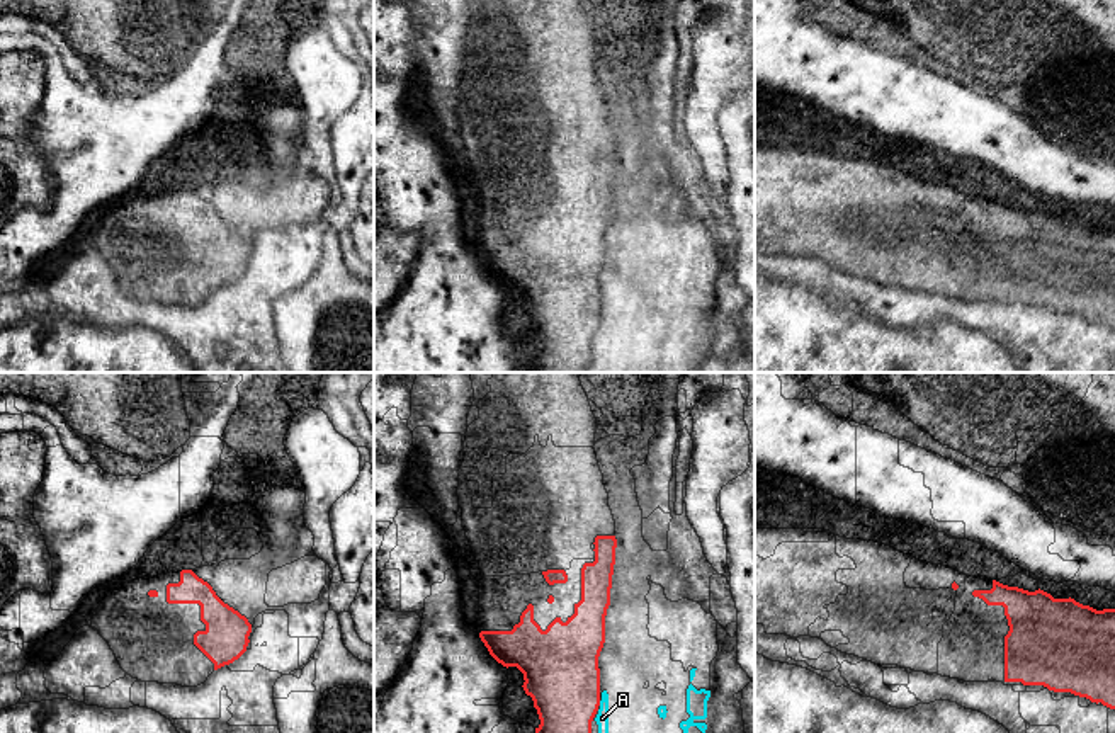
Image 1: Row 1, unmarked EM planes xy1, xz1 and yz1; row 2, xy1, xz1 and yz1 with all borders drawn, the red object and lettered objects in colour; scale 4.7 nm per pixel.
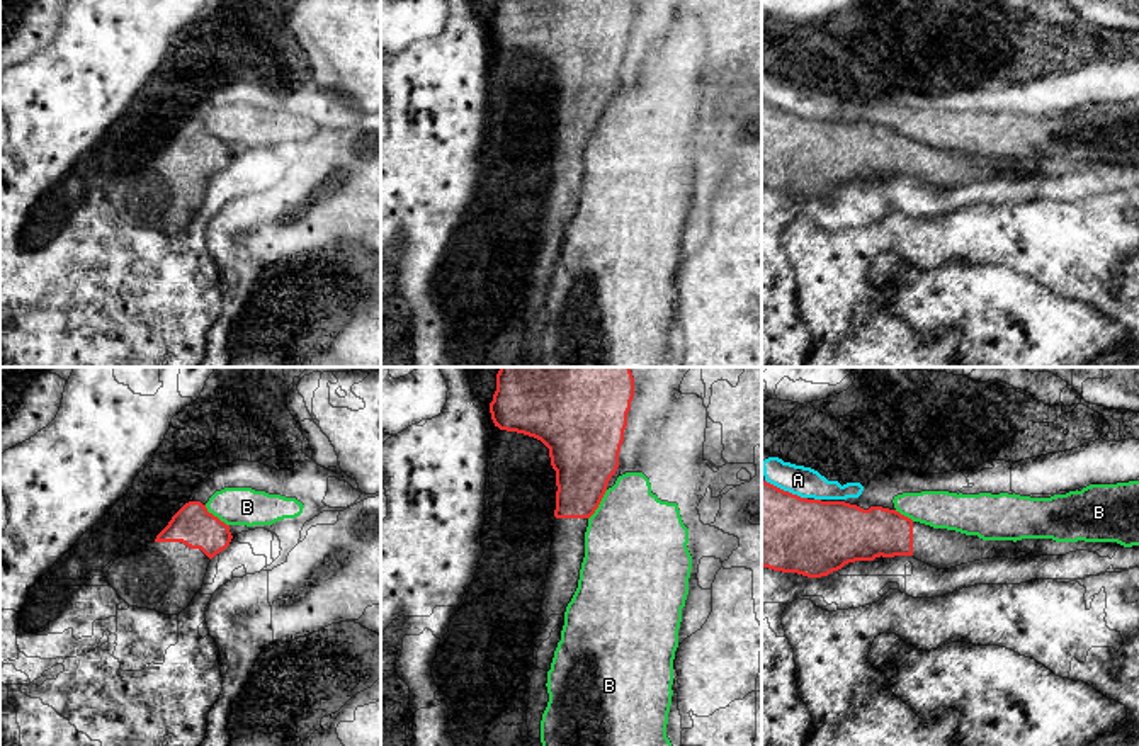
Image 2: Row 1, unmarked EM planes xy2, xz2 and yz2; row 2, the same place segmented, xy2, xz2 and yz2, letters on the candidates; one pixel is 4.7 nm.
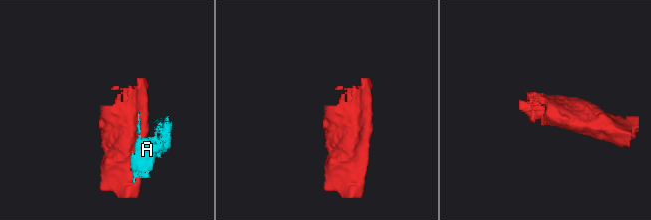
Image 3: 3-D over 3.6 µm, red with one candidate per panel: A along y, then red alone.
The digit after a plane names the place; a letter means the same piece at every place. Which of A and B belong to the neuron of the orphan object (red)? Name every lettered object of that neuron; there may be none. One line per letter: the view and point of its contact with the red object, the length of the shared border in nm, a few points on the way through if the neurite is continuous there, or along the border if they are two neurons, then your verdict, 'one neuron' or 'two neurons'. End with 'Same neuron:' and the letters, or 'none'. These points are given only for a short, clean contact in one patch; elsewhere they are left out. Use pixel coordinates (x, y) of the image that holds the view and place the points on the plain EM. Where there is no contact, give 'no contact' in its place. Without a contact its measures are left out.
A: yz2 (786, 111) | 220 nm | two neurons
B: xz2 (599, 123) | 170 nm | along xz2 (607, 109), (589, 138) | two neurons
Same neuron: none

